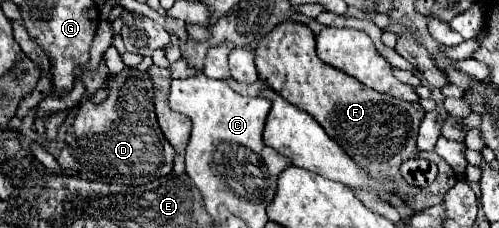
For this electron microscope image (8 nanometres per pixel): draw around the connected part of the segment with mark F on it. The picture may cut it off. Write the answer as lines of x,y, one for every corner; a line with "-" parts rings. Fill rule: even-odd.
284,20
272,28
260,40
254,52
254,64
260,80
266,86
270,86
282,98
290,100
290,104
306,110
360,166
376,176
392,176
396,182
396,194
414,212
440,204
444,194
456,184
456,174
434,150
416,150
418,126
426,114
420,102
406,102
380,94
372,88
366,88
346,72
338,72
336,68
320,62
314,48
314,34
306,24
-
408,158
432,160
438,166
438,180
434,180
428,188
410,186
400,174
400,164

